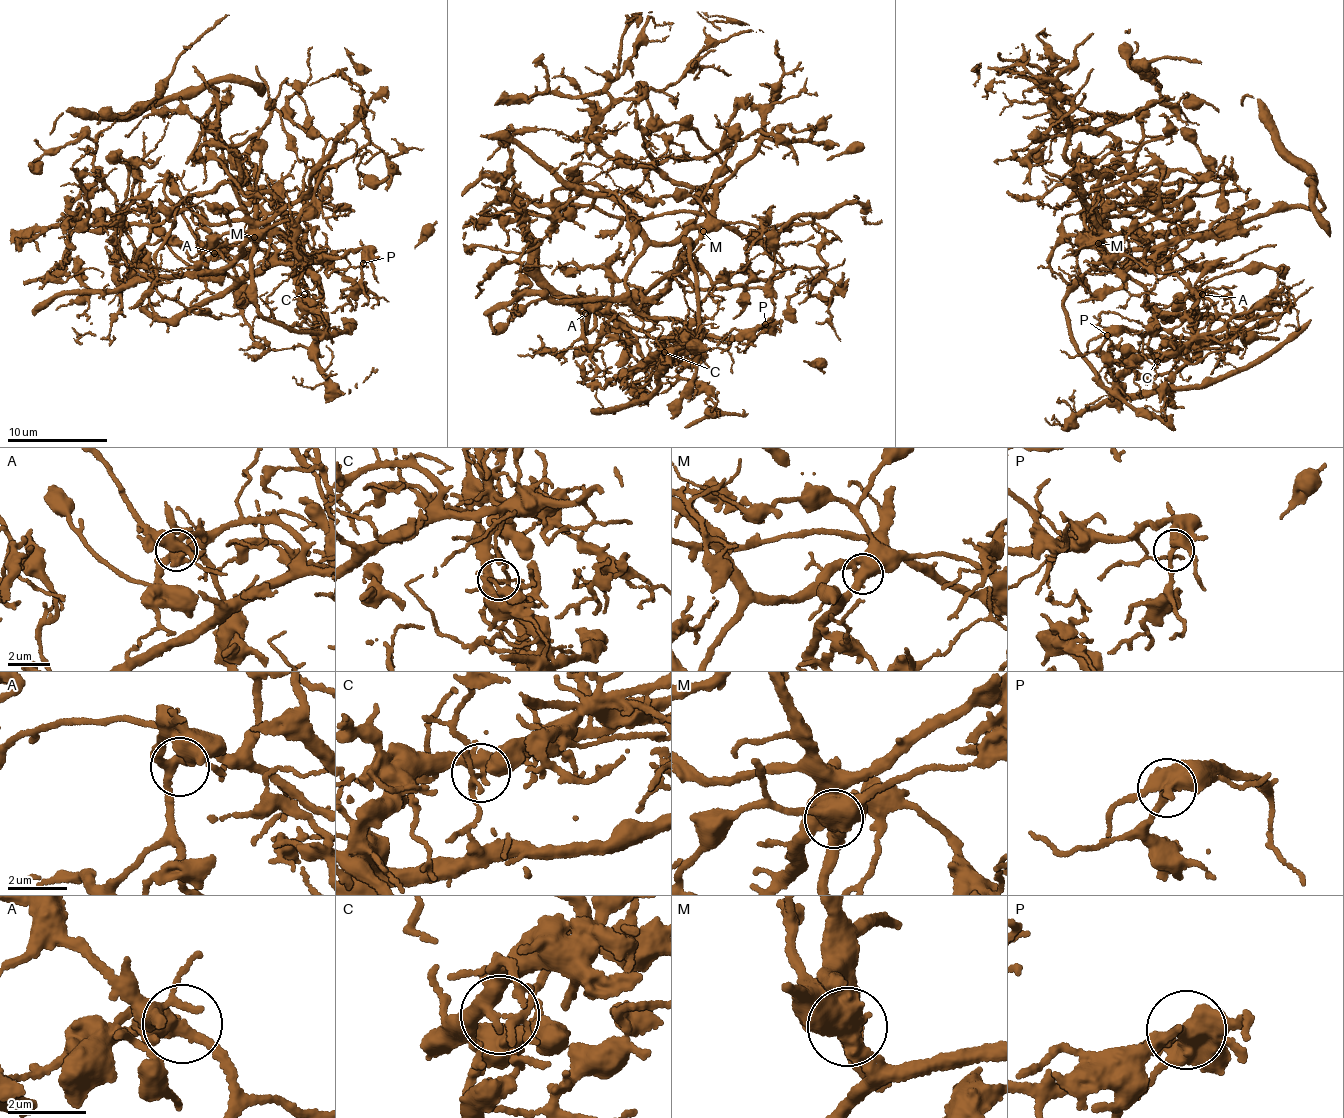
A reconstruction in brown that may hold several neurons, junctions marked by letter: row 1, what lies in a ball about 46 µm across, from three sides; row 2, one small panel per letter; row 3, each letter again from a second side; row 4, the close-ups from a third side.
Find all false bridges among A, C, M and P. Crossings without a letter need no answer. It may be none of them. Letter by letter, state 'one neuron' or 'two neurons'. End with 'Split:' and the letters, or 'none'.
A: one neuron
C: two neurons
M: two neurons
P: one neuron
Split: C, M

